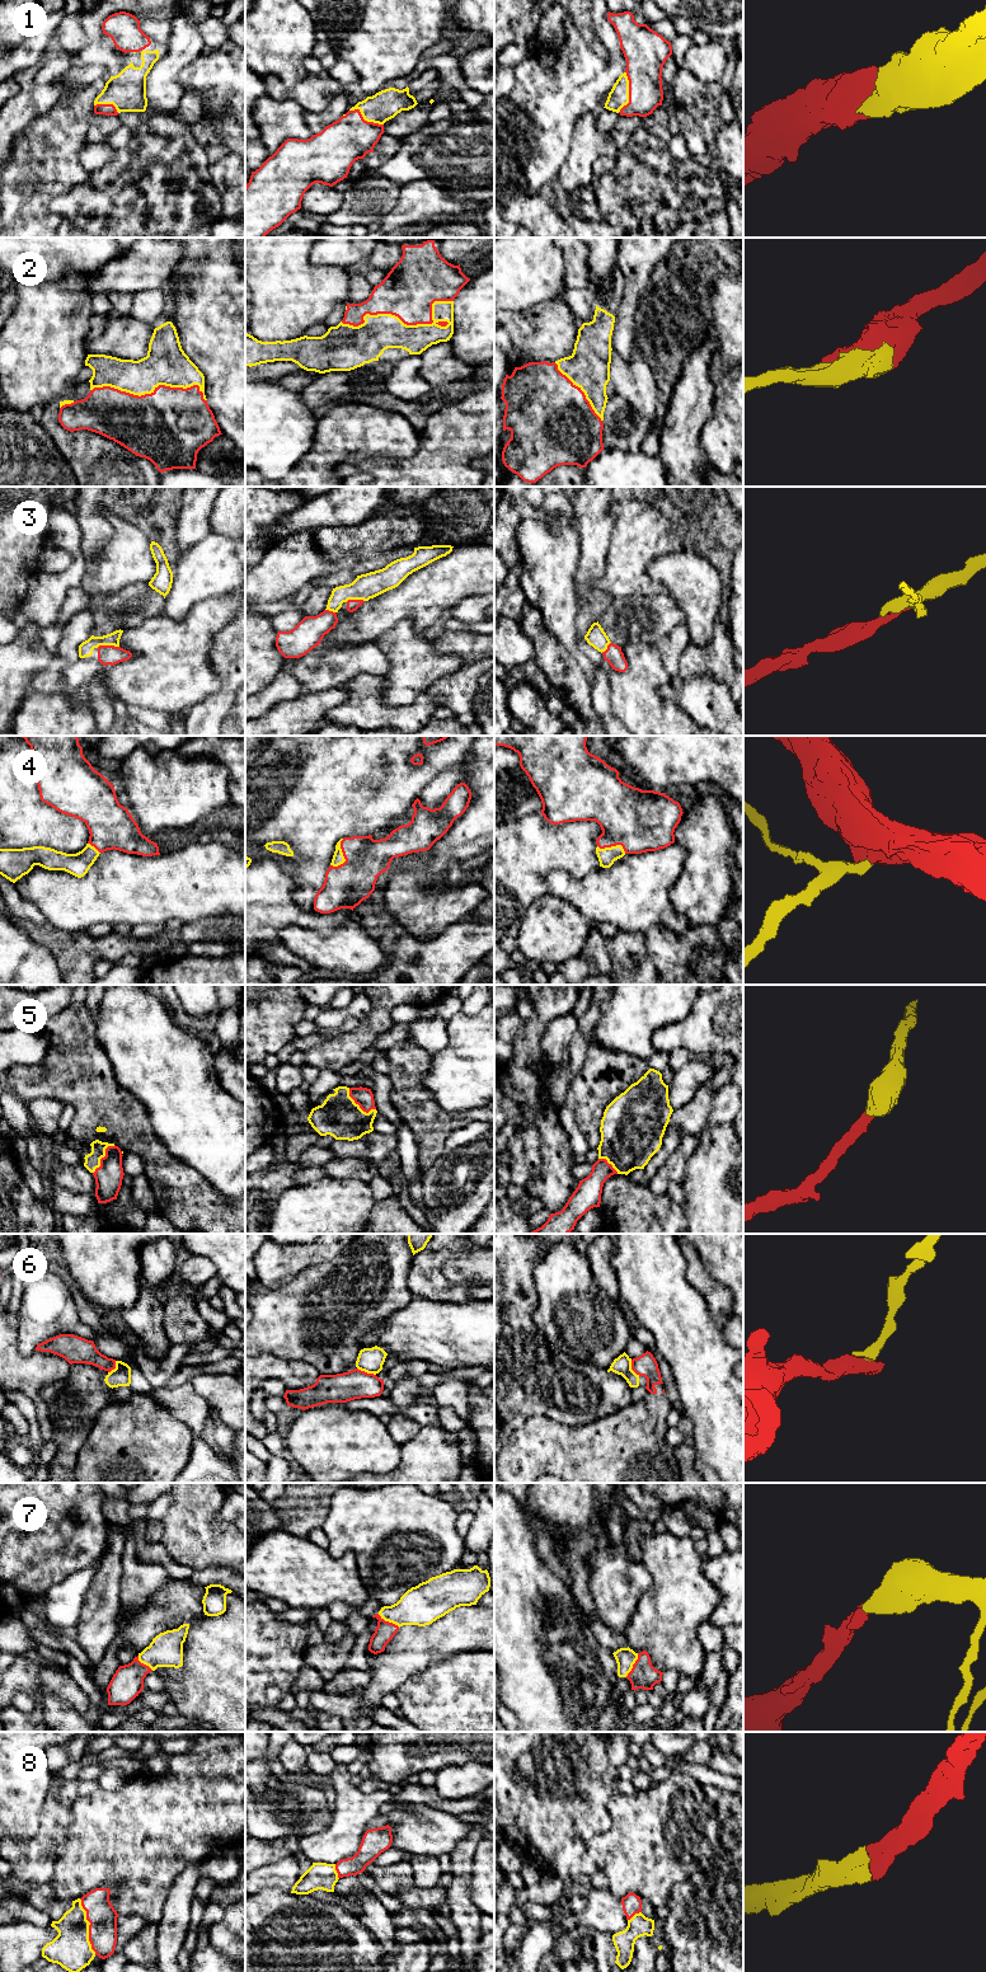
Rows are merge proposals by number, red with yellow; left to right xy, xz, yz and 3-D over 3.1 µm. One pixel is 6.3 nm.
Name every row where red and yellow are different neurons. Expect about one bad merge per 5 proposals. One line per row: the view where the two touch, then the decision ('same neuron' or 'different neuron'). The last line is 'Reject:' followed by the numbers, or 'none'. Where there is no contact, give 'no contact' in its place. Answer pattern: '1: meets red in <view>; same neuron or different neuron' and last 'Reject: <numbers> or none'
1: meets red in yz; same neuron
2: meets red in xz; same neuron
3: meets red in xy; same neuron
4: meets red in xz; same neuron
5: meets red in xy; same neuron
6: meets red in xz; different neuron
7: meets red in yz; same neuron
8: meets red in xy; same neuron
Reject: 6

